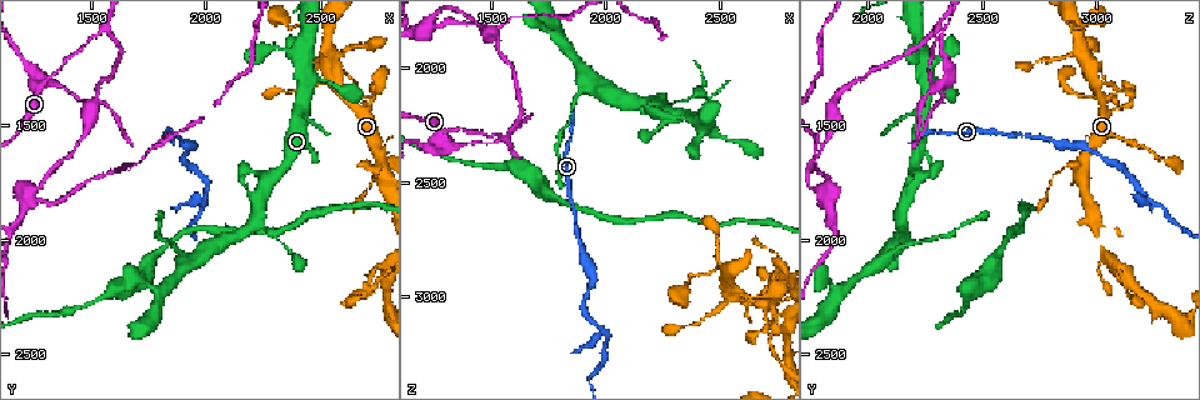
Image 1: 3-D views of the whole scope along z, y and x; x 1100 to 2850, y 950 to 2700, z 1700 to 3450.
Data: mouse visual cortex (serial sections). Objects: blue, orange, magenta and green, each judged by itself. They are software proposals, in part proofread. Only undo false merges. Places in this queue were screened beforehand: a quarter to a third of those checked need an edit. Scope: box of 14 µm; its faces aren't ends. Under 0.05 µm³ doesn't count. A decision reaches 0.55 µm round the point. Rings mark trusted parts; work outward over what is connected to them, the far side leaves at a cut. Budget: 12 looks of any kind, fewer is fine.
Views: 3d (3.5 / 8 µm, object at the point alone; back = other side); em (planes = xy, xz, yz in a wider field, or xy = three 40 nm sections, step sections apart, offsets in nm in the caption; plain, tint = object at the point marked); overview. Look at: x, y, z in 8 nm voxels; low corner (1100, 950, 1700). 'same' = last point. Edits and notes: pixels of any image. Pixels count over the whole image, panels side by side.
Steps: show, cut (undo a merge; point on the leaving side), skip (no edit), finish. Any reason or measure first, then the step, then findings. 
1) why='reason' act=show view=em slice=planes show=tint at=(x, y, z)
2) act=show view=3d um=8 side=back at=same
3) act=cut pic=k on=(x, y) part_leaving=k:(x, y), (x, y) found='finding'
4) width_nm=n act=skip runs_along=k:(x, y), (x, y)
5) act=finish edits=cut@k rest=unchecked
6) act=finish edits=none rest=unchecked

why='arms part here' act=show view=3d um=3.5 at=(1960, 2090, 2070)

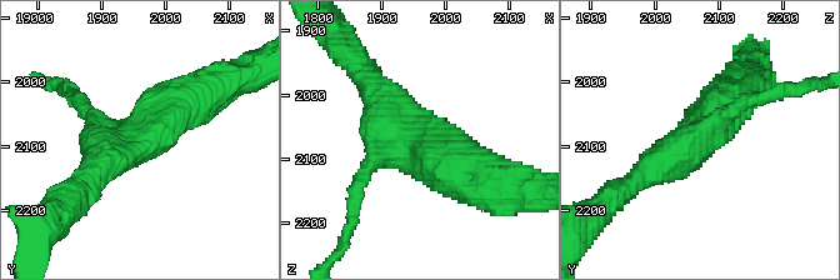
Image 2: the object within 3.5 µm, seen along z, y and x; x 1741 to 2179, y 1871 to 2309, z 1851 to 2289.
arms=3 arm_widths_nm=200,450,500 act=show view=em slice=planes show=tint at=(1950, 2090, 2075)

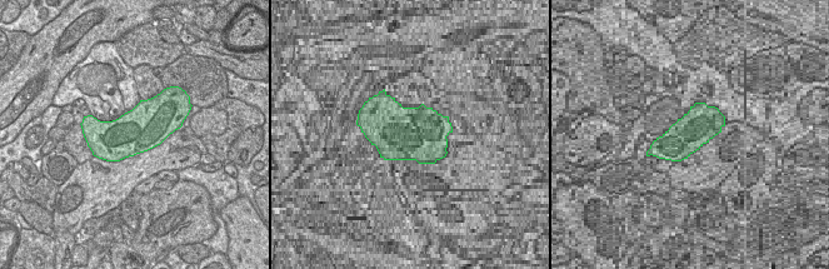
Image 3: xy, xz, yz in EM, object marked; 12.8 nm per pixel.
width_nm=550 act=skip runs_along=2:(470, 186), (385, 119), (370, 84) found='one cell here'

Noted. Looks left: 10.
why='a narrow waist' act=show view=3d um=8 at=(1810, 1980, 2310)

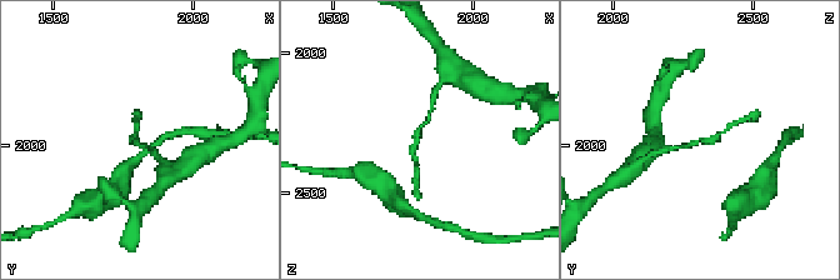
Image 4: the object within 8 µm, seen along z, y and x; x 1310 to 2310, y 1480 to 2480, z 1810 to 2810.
why='shape alone is not enough' act=show view=em slice=xy step=5 show=tint at=(1790, 1980, 2320)

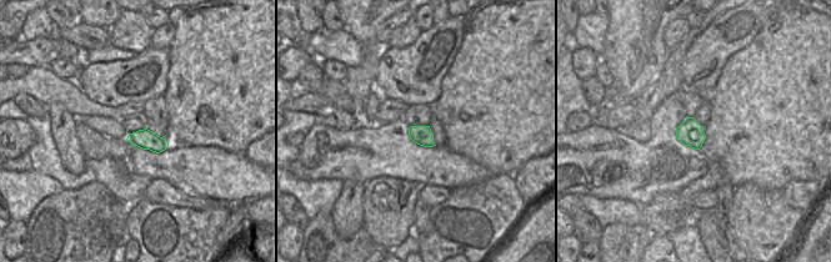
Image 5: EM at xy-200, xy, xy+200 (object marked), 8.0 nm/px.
act=cut pic=4 on=(413, 148) part_leaving=4:(421, 126), (413, 149), (416, 170) found='two cells meet here'

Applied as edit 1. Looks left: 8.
why='see it whole again' act=show view=overview

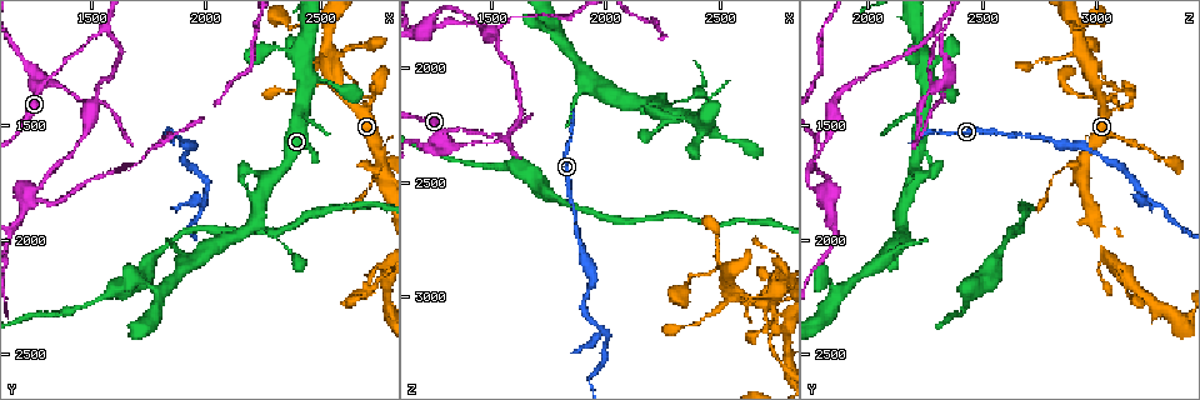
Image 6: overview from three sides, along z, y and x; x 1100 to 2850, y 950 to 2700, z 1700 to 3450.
why='three arms meet' act=show view=3d um=8 at=(2640, 1390, 3020)

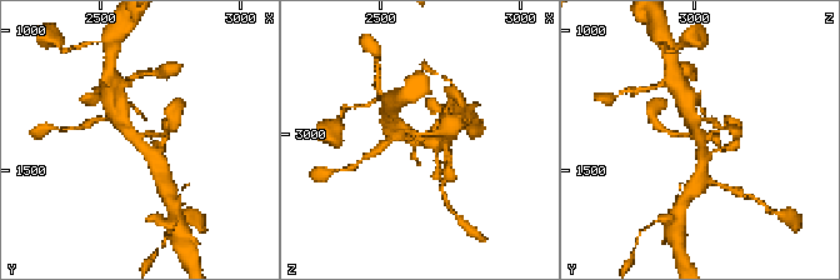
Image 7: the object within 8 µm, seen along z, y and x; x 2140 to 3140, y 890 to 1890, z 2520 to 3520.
act=show view=3d um=3.5 at=(2630, 1390, 3020)

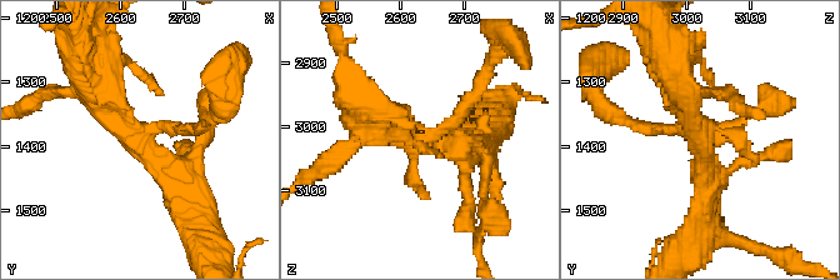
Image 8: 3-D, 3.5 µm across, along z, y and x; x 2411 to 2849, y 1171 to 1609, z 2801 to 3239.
act=show view=em slice=xy step=3 show=tint at=(2630, 1395, 3020)

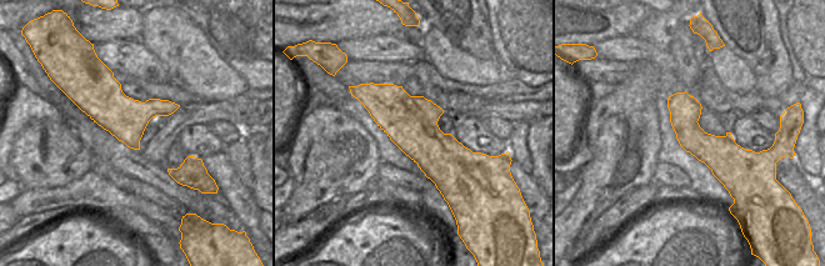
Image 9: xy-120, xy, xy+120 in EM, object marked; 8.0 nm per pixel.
act=skip runs_along=8:(188, 209), (91, 79) found='all the same cell'

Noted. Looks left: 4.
act=show view=3d um=3.5 side=back at=(2000, 1770, 3180)

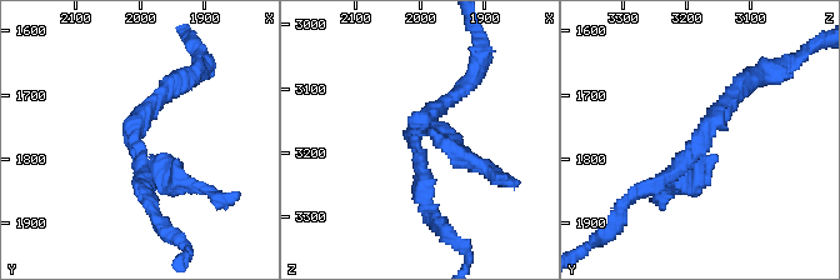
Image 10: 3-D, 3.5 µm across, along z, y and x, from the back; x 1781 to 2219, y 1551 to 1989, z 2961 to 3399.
why='shape alone is not enough' act=show view=em slice=xy step=2 show=tint at=(2010, 1765, 3180)

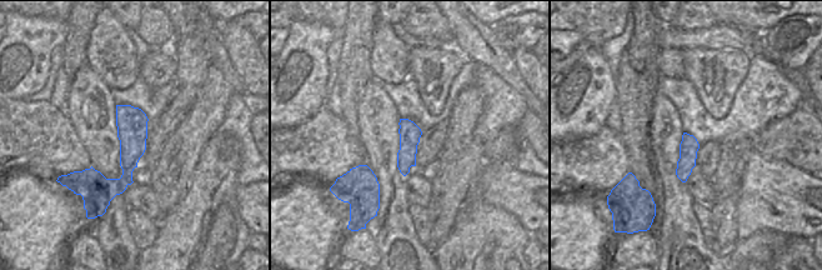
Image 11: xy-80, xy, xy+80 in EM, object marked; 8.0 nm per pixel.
act=cut pic=10 on=(683, 181) found='a second cell is stuck on'

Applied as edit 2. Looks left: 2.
act=finish edits=cut@4,cut@10 rest=unchecked

